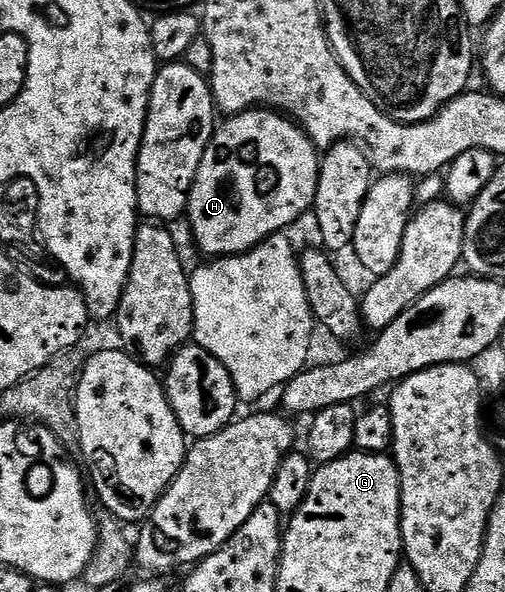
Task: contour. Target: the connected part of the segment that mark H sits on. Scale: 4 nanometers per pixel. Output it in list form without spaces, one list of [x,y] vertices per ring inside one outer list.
[[[255,107],[245,113],[227,116],[225,120],[223,125],[221,122],[215,128],[214,137],[204,151],[194,186],[190,188],[190,229],[206,259],[246,253],[275,233],[289,230],[293,221],[311,212],[318,186],[319,150],[291,118],[269,107]]]

